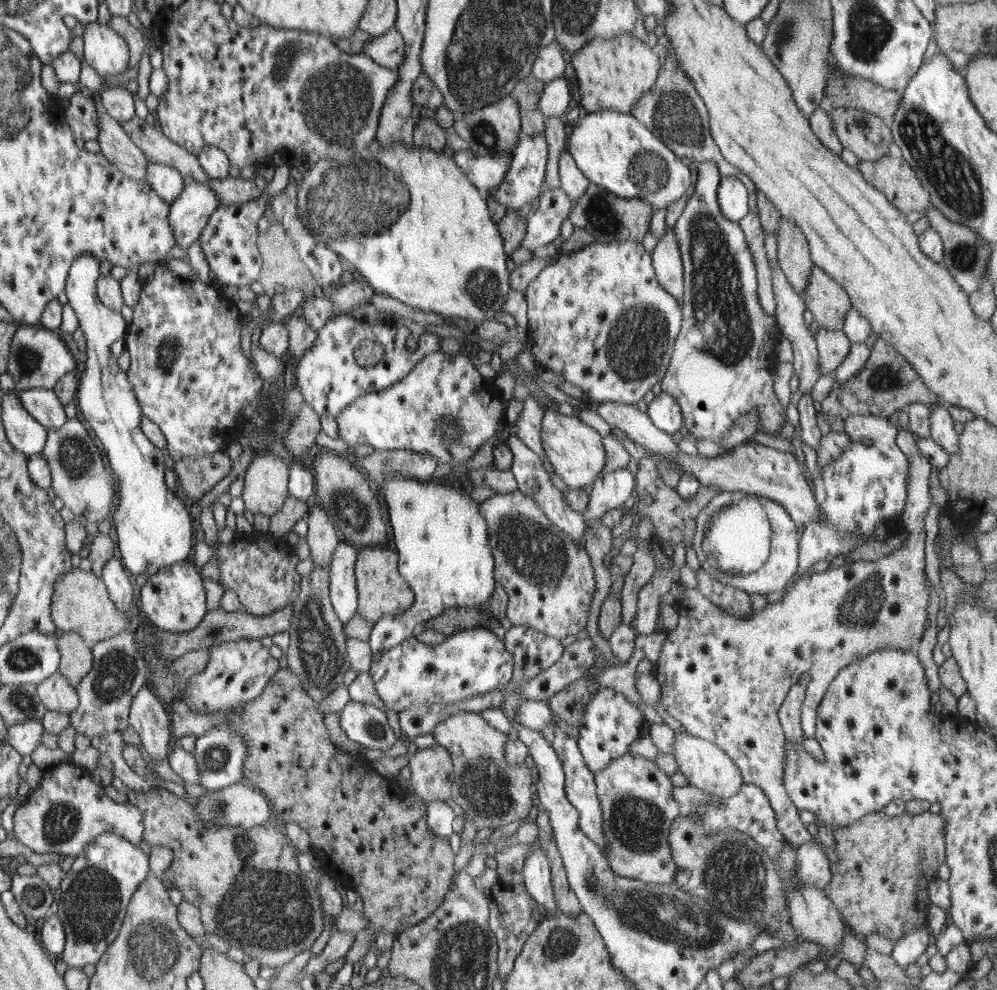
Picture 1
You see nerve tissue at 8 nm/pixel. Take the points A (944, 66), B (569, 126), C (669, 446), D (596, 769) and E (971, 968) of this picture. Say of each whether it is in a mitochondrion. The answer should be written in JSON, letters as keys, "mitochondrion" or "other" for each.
{"A":"other","B":"other","C":"other","D":"other","E":"other"}

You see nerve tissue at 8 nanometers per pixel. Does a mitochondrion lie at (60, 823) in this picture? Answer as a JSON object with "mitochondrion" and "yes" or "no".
{"mitochondrion":"yes"}

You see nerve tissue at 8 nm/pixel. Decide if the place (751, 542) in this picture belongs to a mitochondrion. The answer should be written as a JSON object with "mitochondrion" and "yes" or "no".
{"mitochondrion":"yes"}

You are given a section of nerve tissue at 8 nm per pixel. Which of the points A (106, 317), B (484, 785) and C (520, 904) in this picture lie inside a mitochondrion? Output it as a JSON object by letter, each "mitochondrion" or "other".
{"A":"other","B":"mitochondrion","C":"other"}

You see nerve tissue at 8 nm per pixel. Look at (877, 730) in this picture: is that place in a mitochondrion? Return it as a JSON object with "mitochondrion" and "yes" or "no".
{"mitochondrion":"no"}

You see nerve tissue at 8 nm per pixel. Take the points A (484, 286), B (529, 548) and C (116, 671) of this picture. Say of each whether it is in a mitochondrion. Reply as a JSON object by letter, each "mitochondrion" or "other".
{"A":"mitochondrion","B":"mitochondrion","C":"mitochondrion"}

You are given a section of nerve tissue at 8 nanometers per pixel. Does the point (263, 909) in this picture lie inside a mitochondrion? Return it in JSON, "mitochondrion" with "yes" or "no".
{"mitochondrion":"yes"}

